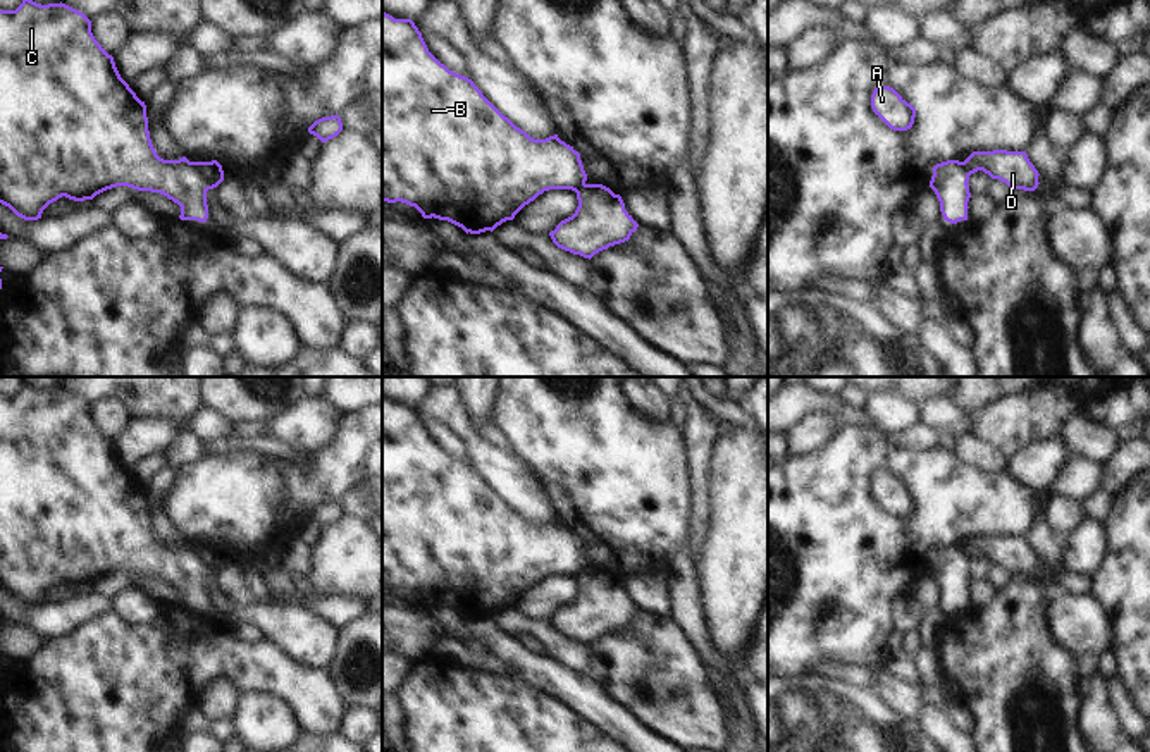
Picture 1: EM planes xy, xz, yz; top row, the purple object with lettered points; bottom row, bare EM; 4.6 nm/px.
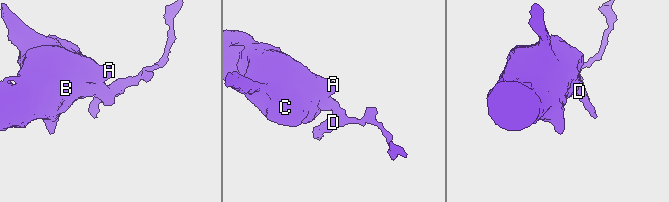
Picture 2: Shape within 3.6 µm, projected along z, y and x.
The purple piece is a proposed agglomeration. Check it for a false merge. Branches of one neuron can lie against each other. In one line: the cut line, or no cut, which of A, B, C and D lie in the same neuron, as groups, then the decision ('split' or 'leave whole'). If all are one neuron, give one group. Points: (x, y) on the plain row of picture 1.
cut in xy along (193, 548), (214, 572); A B C / D; split

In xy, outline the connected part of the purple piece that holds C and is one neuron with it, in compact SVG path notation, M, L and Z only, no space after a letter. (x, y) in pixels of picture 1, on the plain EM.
M24 384L15 396L0 396L0 589L24 606L38 606L62 582L84 587L117 571L167 582L181 592L181 606L208 604L207 576L213 571L186 542L164 546L157 540L146 490L95 425L91 406L62 387L41 391Z

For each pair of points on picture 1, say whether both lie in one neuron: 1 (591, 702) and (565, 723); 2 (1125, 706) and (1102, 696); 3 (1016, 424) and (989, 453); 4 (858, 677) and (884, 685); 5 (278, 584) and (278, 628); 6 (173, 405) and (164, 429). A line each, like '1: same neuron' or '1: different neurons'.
1: different neurons
2: different neurons
3: different neurons
4: different neurons
5: different neurons
6: different neurons

